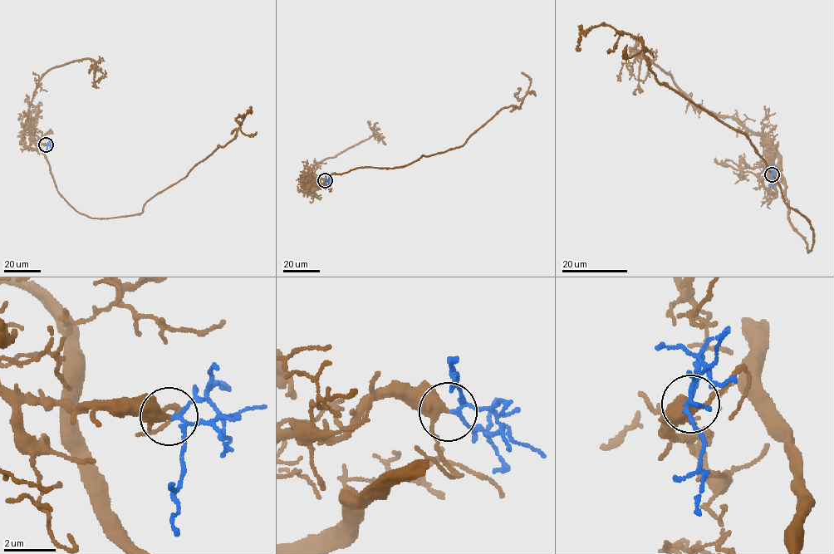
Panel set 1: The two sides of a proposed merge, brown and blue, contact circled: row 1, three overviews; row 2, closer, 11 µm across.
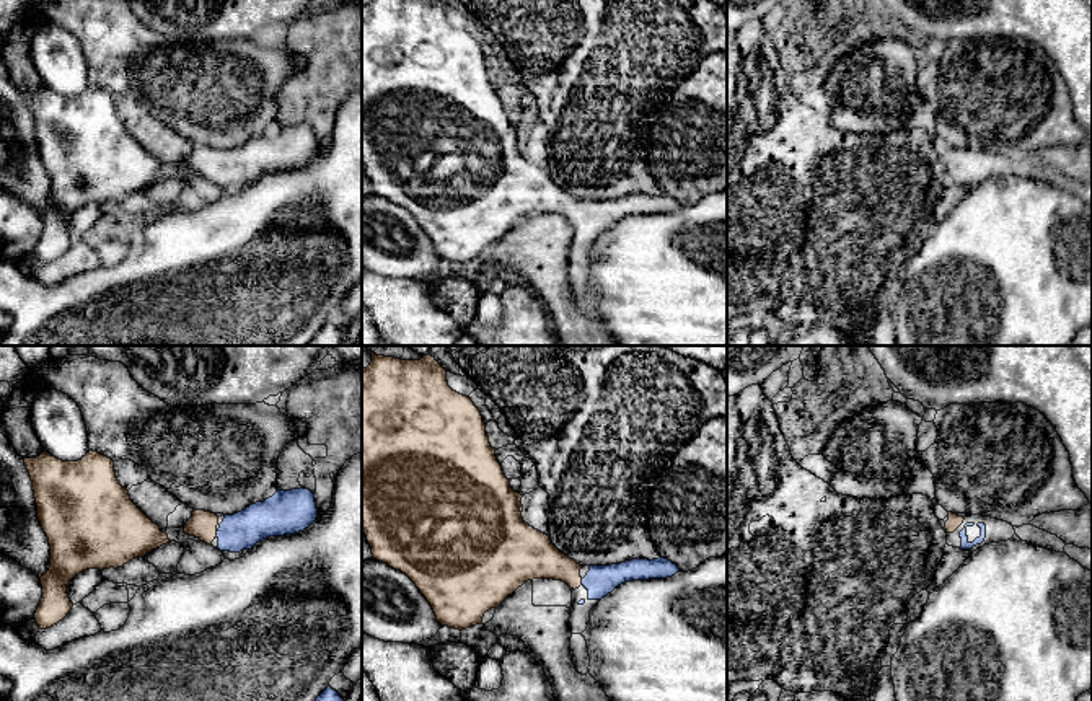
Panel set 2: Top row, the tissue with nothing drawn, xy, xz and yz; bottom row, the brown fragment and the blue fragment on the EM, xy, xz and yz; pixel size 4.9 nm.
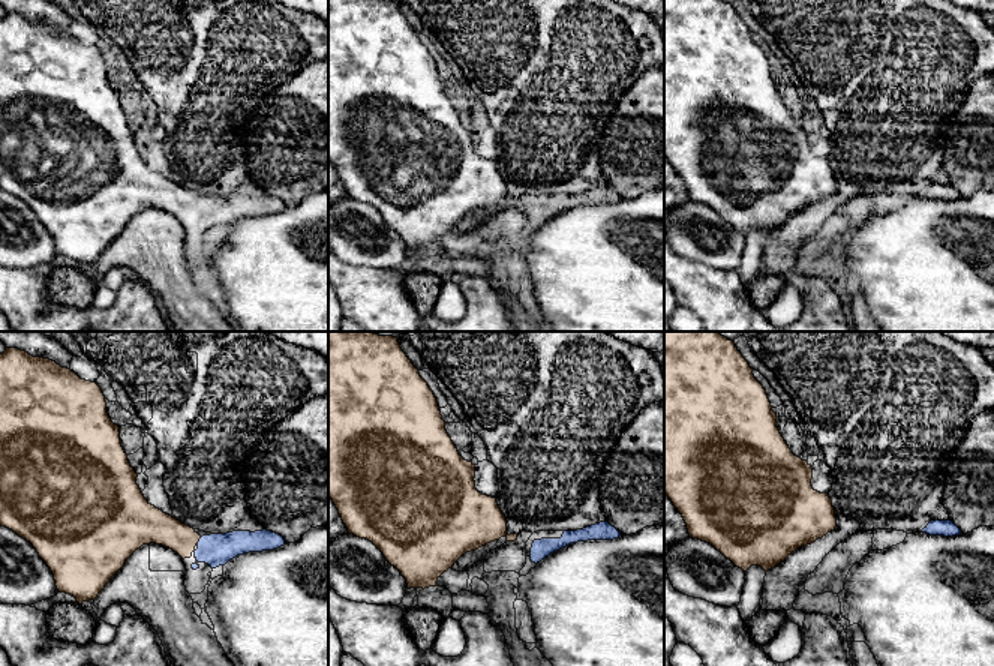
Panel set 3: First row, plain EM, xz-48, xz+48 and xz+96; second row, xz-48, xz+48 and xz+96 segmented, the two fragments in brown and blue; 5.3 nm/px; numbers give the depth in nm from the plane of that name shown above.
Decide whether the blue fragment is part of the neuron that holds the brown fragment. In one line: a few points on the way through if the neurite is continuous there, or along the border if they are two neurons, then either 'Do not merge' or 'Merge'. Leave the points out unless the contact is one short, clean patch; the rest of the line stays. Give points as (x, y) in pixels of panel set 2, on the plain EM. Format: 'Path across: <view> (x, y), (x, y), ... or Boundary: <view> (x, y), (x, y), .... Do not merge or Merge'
Path across: xz (537, 193), (563, 202), (581, 217), (600, 216). Merge

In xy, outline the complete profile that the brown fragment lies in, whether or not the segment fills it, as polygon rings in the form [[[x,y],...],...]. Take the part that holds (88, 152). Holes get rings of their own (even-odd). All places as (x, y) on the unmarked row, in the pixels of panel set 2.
[[[46,85],[36,93],[23,93],[33,116],[37,153],[49,173],[51,202],[39,214],[42,233],[34,248],[39,264],[62,256],[73,238],[67,218],[86,204],[122,202],[135,192],[171,178],[132,135],[114,106],[114,96],[90,85],[78,96],[62,96]]]

